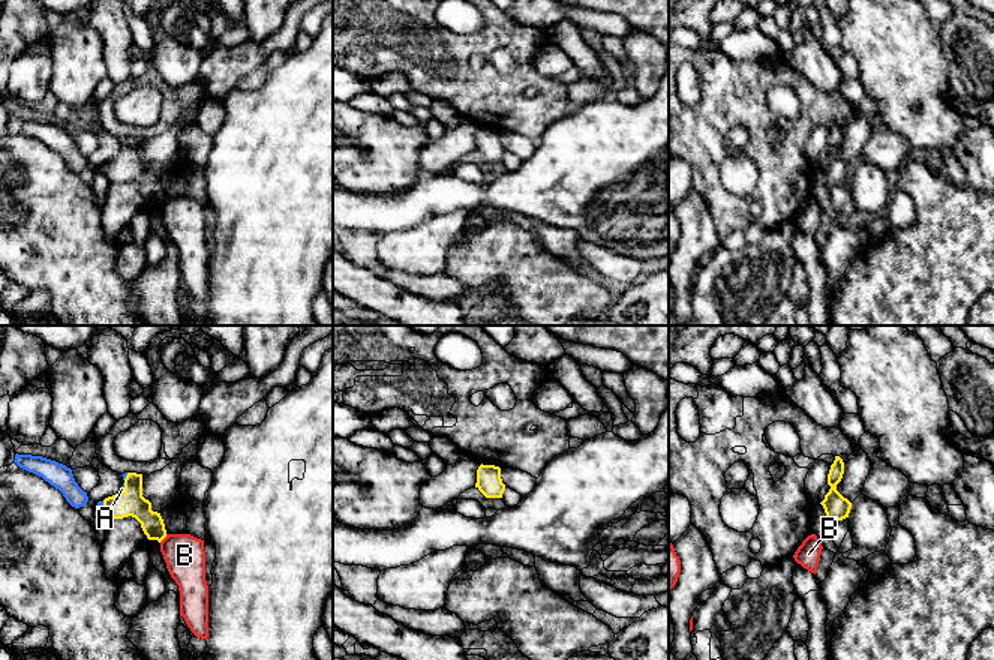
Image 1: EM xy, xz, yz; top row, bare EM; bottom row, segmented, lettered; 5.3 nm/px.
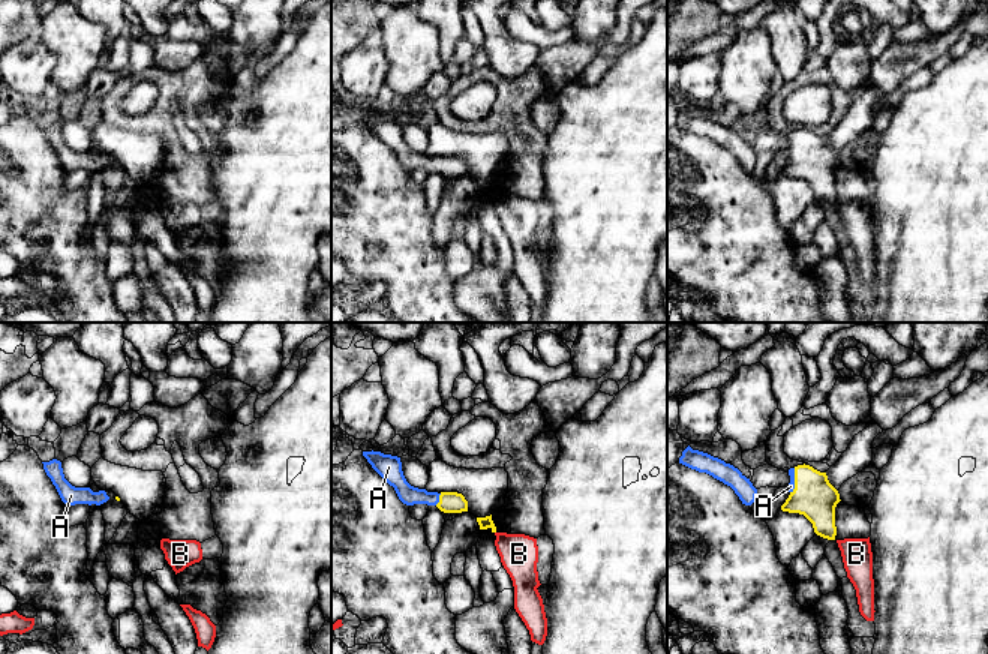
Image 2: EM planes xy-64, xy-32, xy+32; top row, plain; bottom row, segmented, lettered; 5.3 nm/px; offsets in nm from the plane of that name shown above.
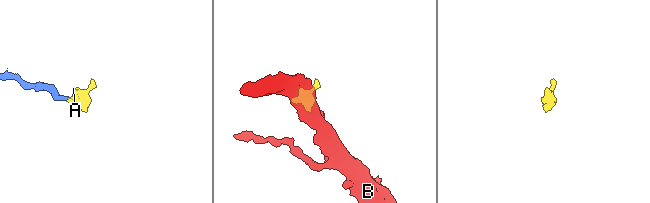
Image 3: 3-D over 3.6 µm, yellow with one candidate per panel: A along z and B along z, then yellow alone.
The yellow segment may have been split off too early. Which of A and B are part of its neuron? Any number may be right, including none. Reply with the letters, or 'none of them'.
A

